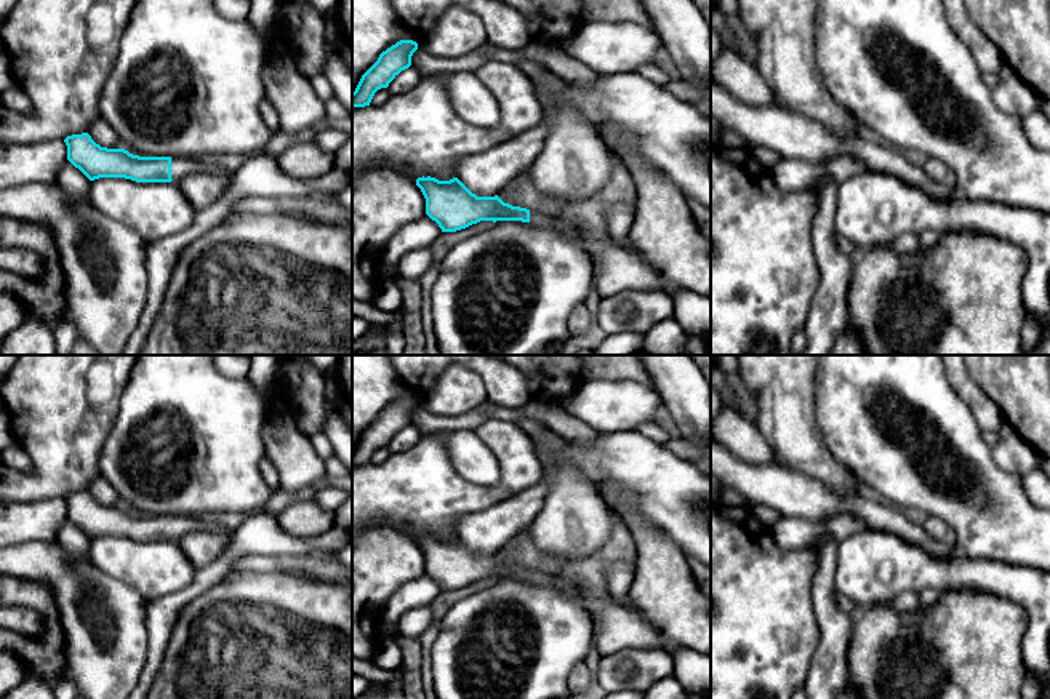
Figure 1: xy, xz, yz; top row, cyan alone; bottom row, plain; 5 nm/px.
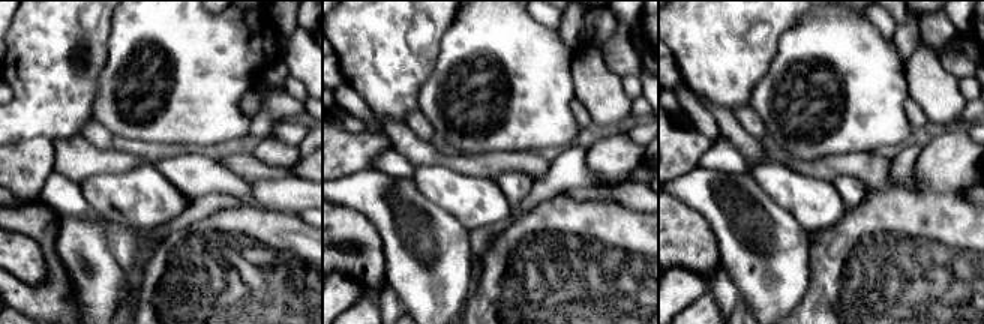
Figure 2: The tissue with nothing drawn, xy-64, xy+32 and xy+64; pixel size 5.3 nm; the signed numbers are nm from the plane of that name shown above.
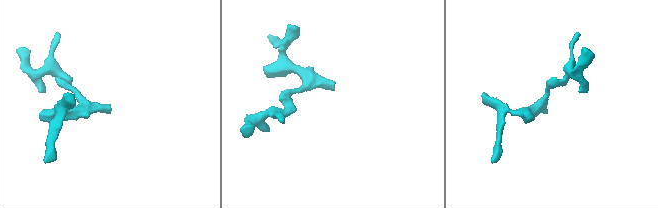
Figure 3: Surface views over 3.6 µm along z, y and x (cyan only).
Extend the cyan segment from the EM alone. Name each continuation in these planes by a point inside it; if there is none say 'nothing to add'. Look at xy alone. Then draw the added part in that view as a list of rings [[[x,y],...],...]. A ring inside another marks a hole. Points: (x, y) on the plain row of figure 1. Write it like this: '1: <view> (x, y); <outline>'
1: xy (181, 525); [[[171,515],[171,537],[174,541],[179,541],[186,534],[195,531],[210,531],[218,534],[230,533],[224,525],[210,520],[194,520],[192,517],[187,515]]]

